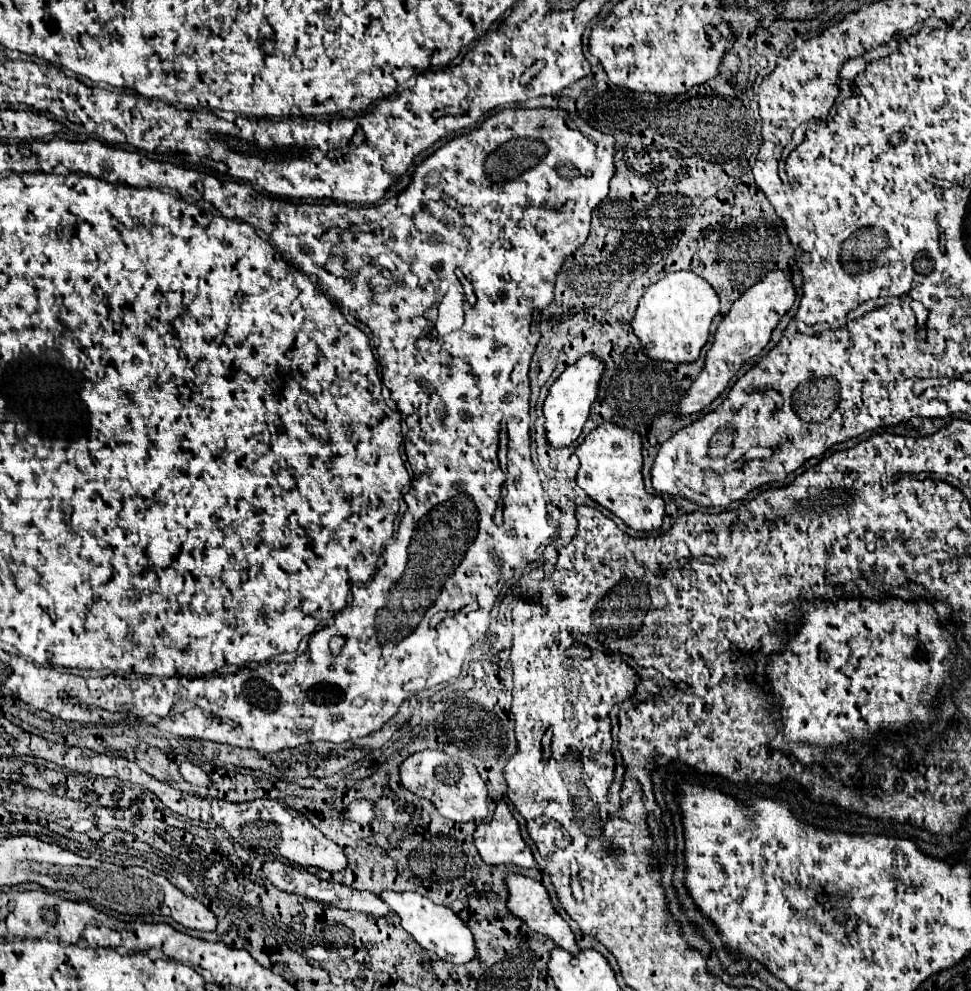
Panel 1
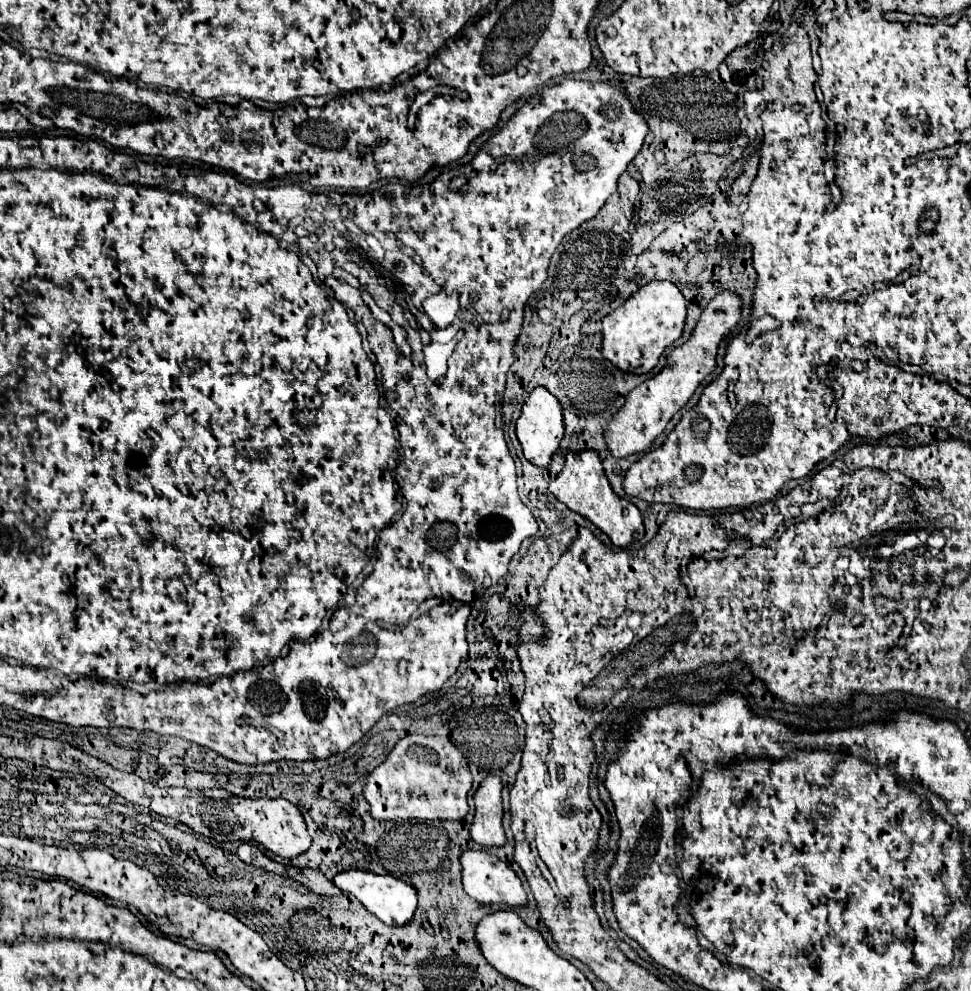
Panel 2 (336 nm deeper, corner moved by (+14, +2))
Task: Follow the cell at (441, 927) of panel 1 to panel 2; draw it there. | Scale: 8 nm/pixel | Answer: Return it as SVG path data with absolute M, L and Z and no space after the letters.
M350 869L338 873L332 881L342 893L354 895L372 915L376 915L386 925L406 925L416 911L416 889L392 875L376 875L362 869Z

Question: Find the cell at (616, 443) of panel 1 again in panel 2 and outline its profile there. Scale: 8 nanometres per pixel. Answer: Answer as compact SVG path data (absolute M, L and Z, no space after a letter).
M592 451L568 453L562 471L550 485L550 491L570 511L592 521L602 533L606 533L610 537L610 541L616 547L628 547L634 541L640 541L644 537L644 523L642 523L642 515L640 515L638 507L626 499L620 499L612 491L606 475L604 475L604 469L600 465L600 457L596 457L596 453L592 453Z

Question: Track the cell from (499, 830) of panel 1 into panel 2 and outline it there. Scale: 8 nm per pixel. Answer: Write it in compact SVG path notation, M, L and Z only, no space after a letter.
M496 775L486 777L474 793L474 821L470 827L472 839L482 847L500 847L506 843L502 827L502 781Z

